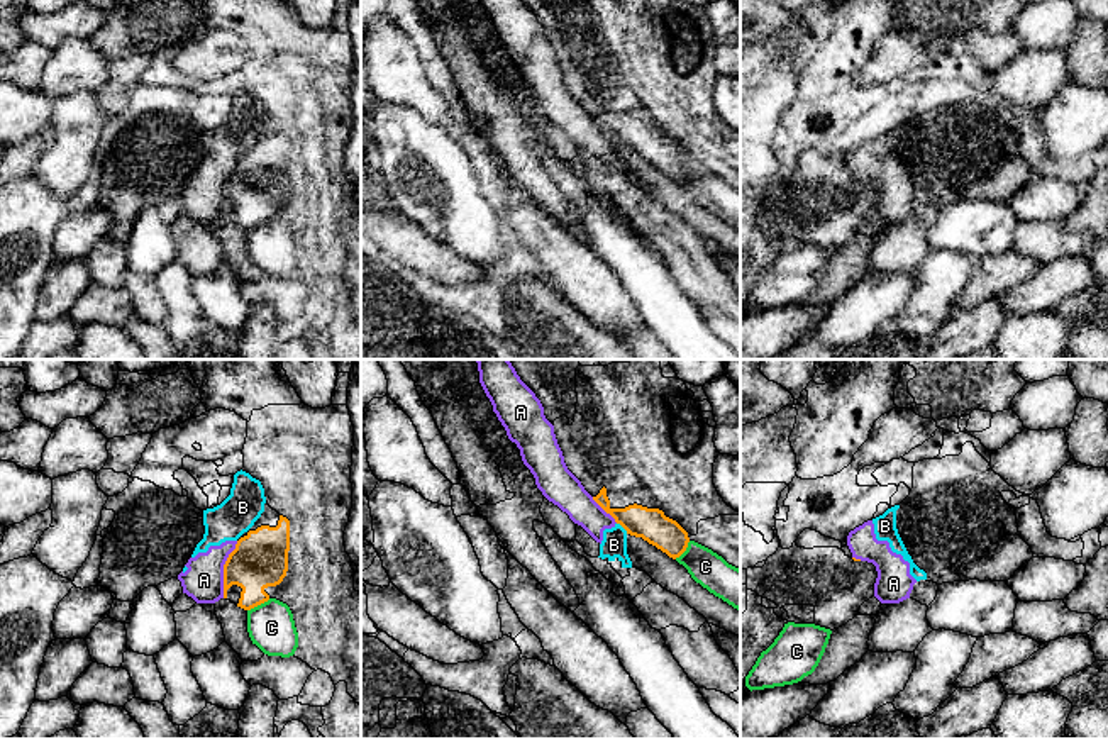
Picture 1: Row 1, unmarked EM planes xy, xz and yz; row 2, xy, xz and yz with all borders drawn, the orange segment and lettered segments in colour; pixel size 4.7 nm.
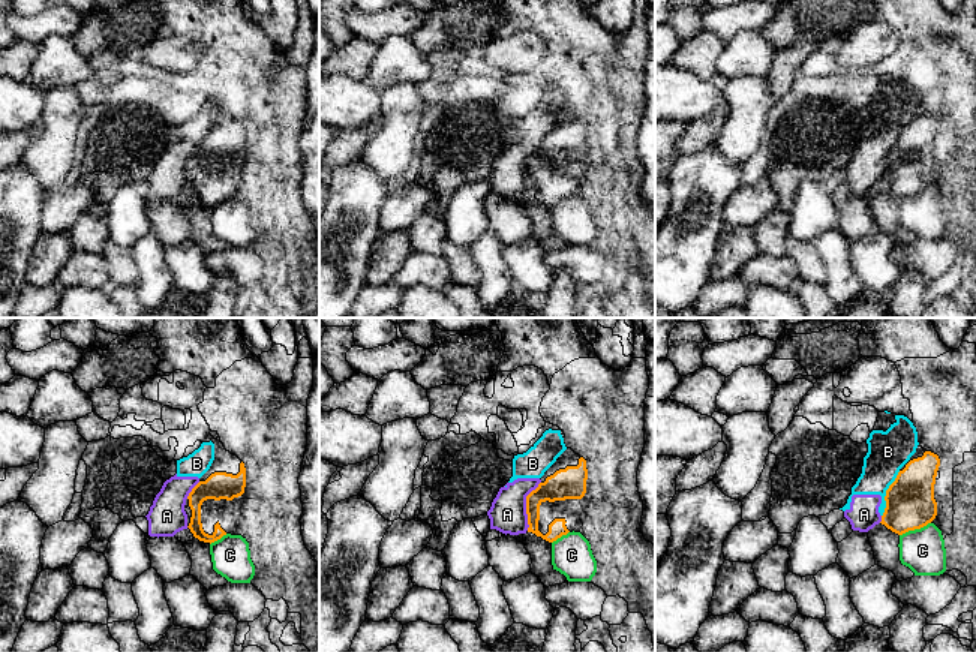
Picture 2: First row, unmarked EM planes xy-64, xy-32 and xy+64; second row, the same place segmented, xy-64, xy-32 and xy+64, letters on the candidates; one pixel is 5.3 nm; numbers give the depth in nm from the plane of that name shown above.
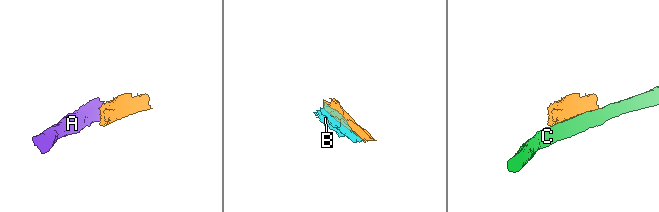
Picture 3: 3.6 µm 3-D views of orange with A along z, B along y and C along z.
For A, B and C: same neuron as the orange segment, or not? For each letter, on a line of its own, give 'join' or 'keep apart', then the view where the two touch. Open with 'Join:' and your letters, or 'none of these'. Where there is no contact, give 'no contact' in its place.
Join: none of these
A: keep apart; contact in xy
B: keep apart; contact in xz
C: keep apart; contact in xy

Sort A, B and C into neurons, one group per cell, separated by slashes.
A B / C

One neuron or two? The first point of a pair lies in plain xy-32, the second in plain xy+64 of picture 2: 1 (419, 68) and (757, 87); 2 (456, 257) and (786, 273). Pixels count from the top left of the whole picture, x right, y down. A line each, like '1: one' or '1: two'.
1: two
2: two

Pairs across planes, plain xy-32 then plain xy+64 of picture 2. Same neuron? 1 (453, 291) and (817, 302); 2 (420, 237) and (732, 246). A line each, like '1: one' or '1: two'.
1: one
2: two

